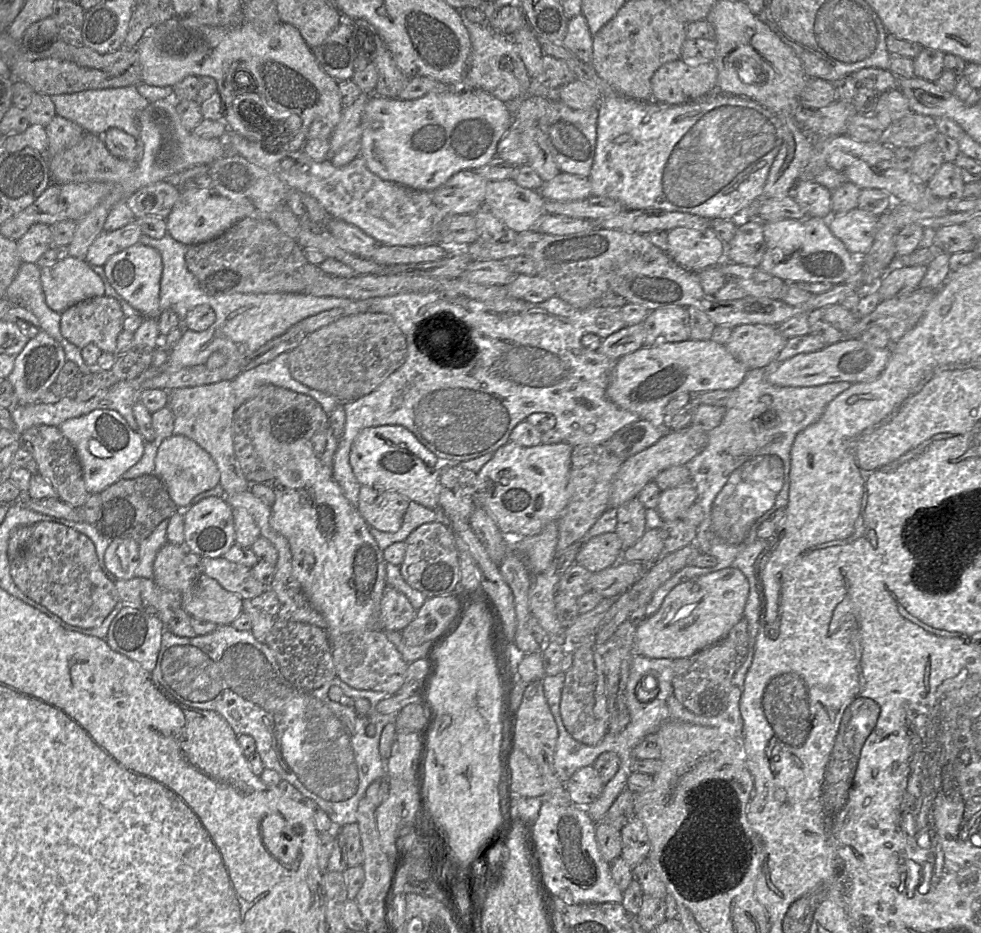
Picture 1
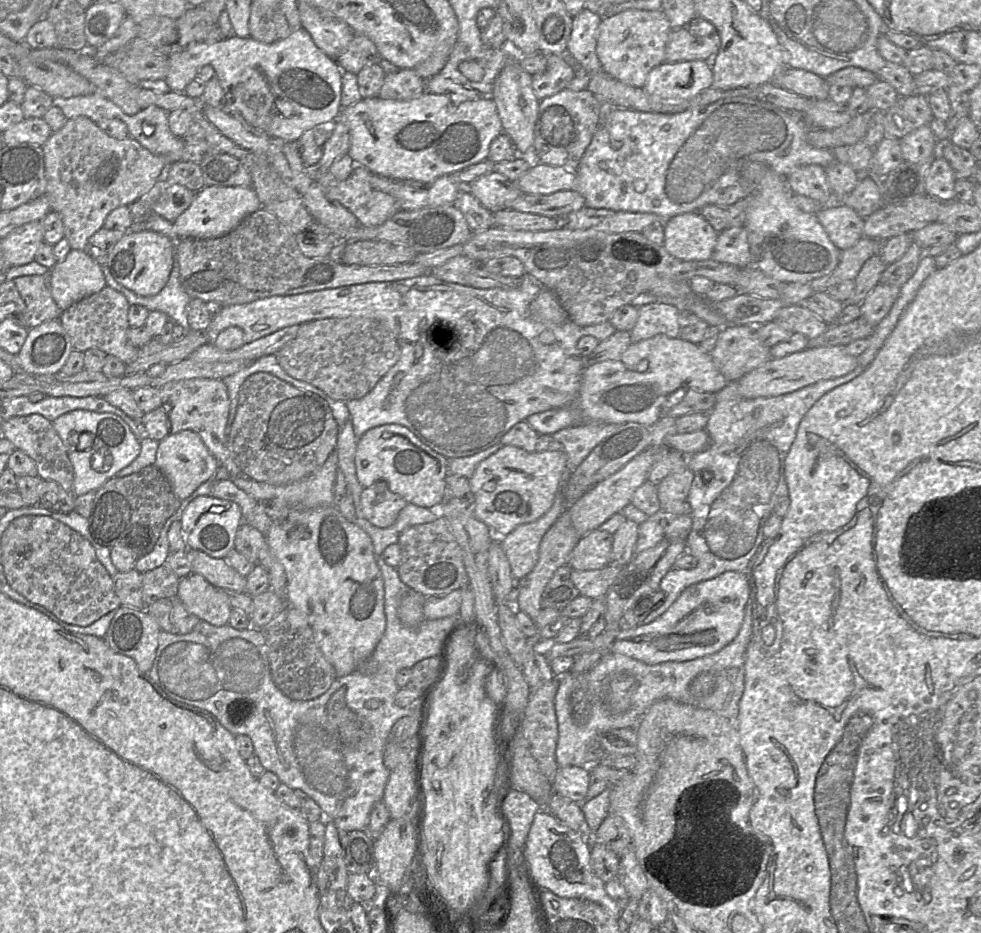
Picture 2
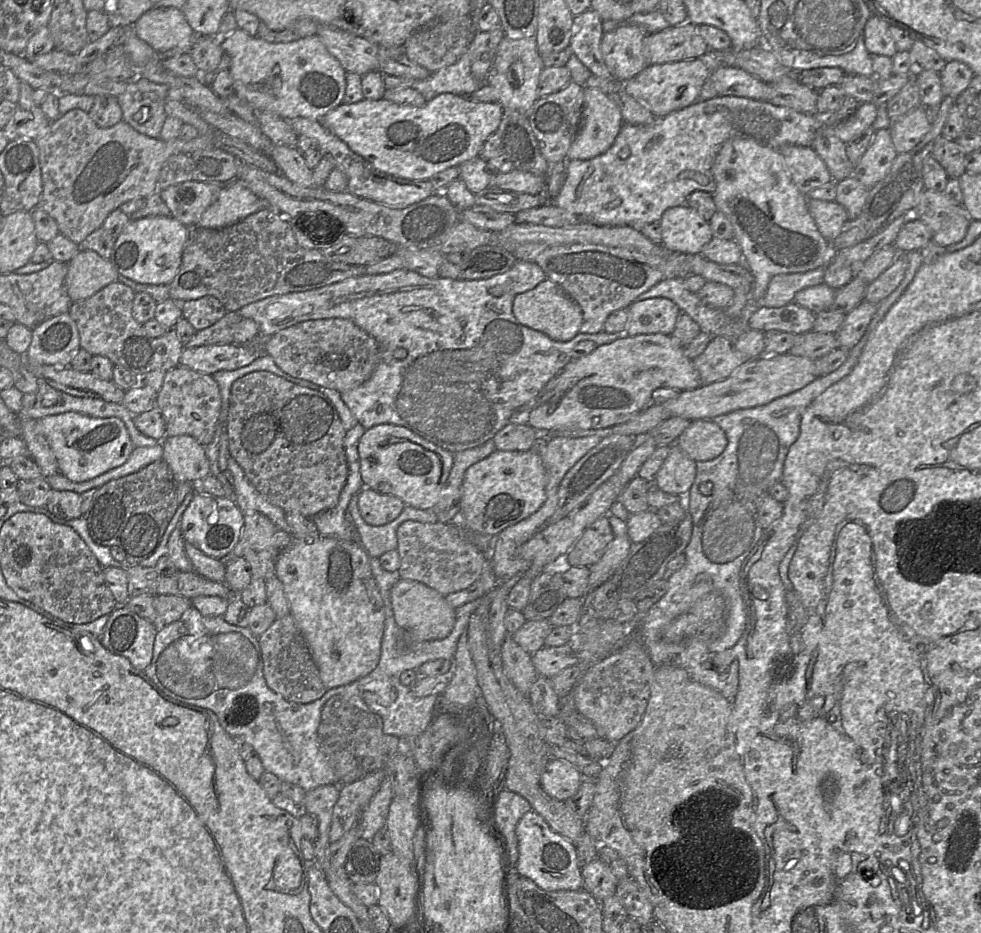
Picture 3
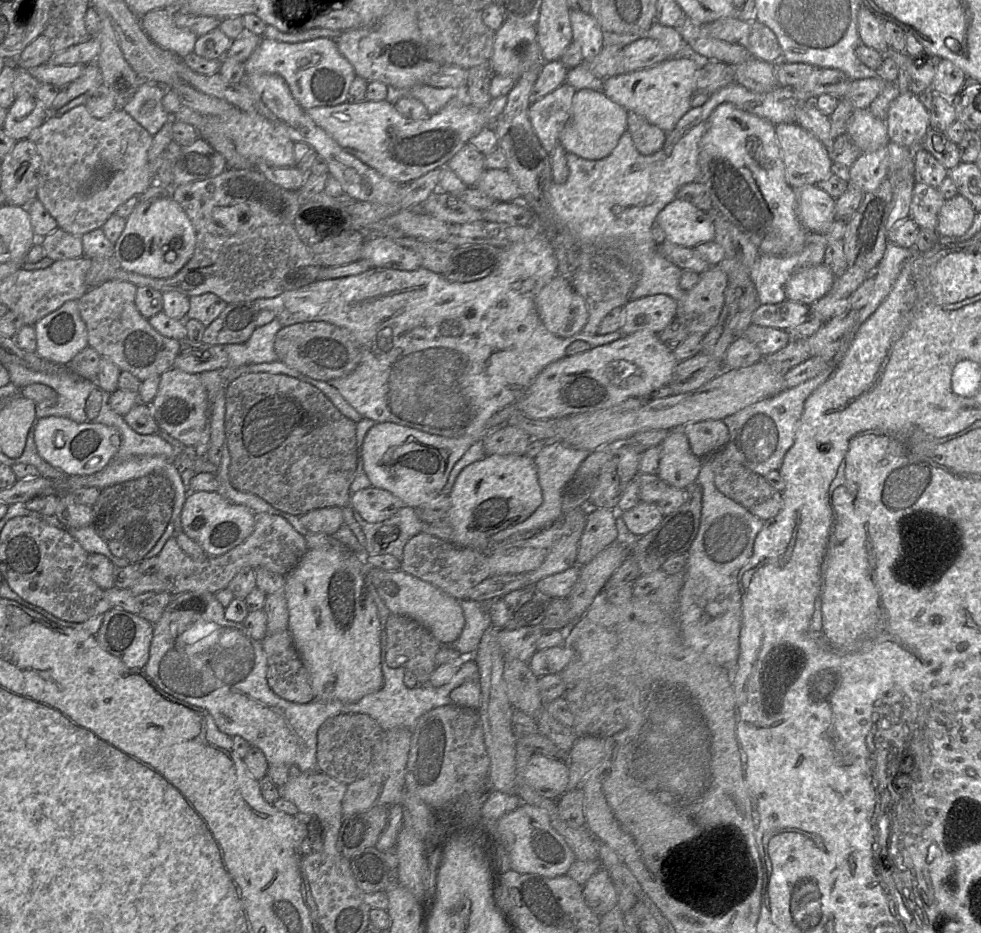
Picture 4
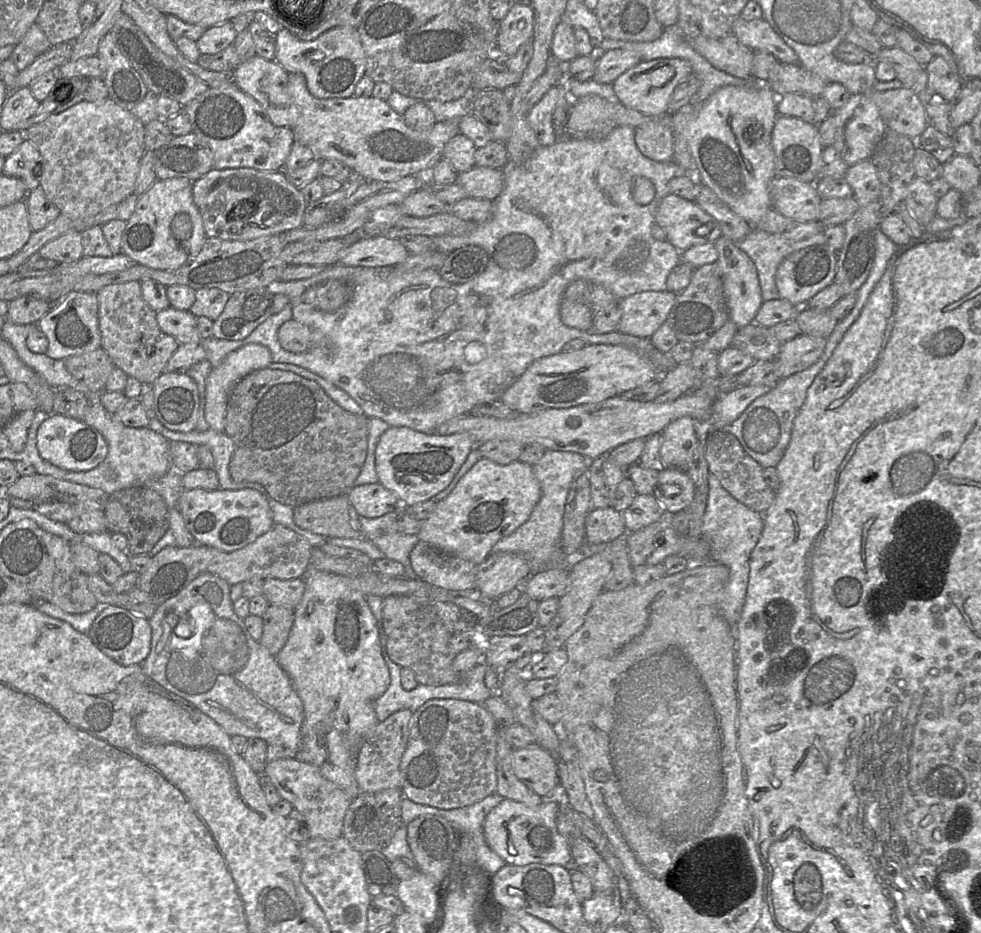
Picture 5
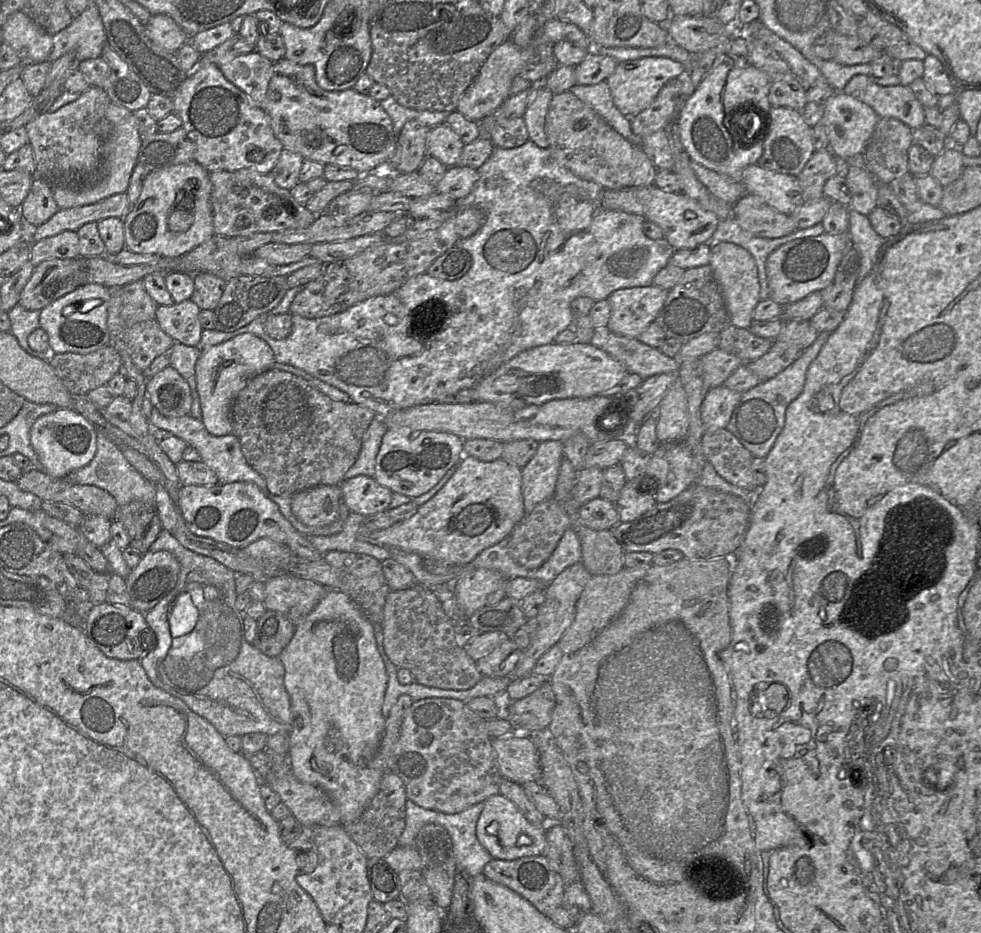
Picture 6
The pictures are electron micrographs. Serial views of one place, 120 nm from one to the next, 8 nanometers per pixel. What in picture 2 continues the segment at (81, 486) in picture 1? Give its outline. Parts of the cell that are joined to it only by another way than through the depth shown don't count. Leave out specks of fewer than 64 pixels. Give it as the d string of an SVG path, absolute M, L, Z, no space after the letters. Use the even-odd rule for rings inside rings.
M40 414L15 416L1 421L2 436L7 438L15 449L24 452L36 464L38 476L43 480L57 482L64 490L72 491L74 470L68 457L67 447L55 431L52 422Z

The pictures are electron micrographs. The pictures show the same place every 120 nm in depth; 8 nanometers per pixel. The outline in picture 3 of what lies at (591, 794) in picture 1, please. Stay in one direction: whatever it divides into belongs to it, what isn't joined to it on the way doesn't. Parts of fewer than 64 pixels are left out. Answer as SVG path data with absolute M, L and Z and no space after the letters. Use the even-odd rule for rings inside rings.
M556 758L548 760L540 777L543 791L559 801L572 797L581 782L582 775L575 767Z

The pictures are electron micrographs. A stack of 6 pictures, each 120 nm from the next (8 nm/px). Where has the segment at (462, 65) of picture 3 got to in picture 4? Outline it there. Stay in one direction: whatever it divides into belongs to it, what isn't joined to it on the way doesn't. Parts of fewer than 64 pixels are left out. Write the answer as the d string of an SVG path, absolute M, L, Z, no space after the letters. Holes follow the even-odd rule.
M416 85L410 88L396 88L388 86L386 100L395 105L403 97L412 97L420 100L430 115L439 112L452 98L459 99L464 105L471 105L467 85L459 87L436 88L428 85Z

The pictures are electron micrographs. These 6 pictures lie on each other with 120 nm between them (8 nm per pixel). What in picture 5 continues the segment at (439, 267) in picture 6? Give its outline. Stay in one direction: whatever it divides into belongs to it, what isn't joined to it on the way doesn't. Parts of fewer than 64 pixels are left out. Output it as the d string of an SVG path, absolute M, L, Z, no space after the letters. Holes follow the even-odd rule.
M463 246L446 255L438 273L449 283L463 284L478 277L485 270L488 260L483 248Z

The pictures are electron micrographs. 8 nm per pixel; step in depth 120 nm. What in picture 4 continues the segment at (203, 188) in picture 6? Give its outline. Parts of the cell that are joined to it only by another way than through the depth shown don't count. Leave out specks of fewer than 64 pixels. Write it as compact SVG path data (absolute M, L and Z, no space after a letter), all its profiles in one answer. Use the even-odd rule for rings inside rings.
M170 195L139 203L126 219L126 226L114 245L114 262L128 272L154 278L170 278L192 258L197 231L188 215Z

